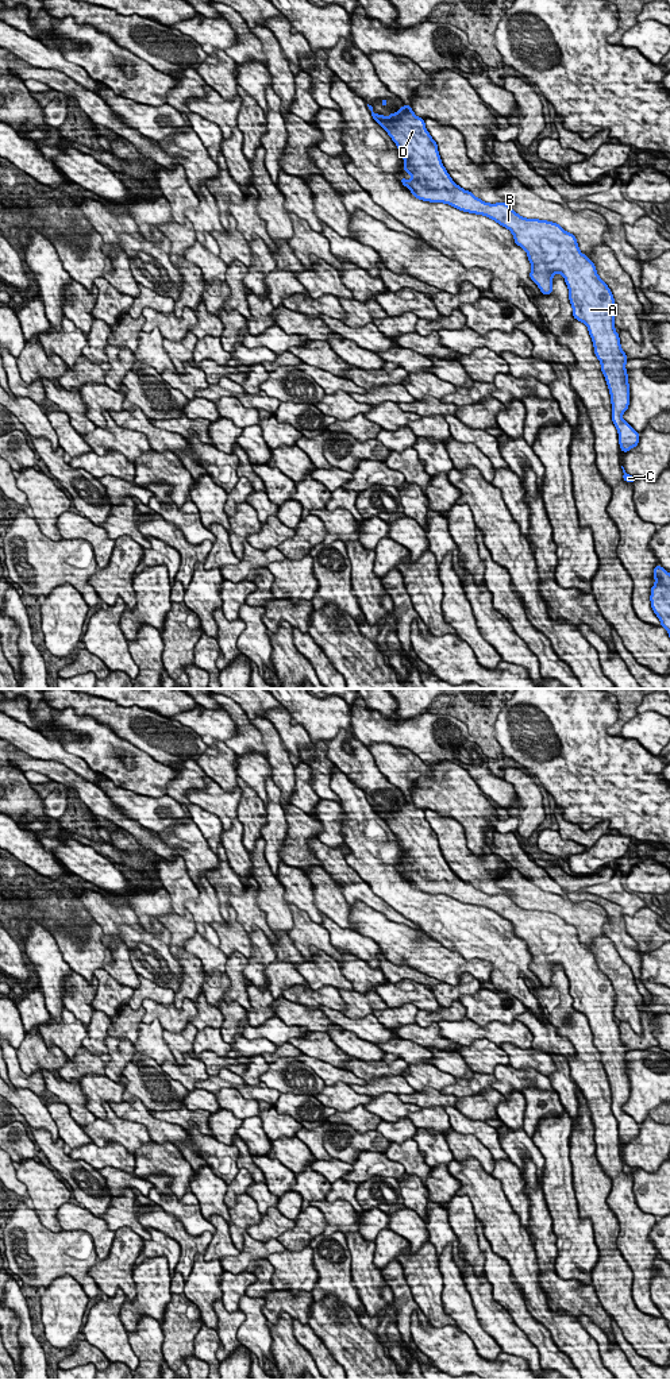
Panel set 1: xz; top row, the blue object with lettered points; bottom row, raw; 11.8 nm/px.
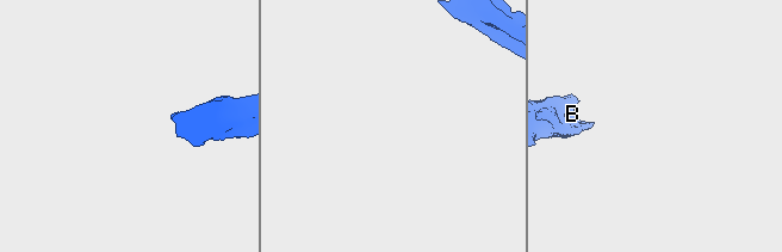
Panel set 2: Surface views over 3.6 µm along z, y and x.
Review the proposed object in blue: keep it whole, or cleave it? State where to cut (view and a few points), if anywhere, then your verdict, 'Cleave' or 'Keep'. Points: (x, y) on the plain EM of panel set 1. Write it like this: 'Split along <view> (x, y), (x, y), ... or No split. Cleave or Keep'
No split. Keep

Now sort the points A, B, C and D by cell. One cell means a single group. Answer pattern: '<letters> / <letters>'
A B C D

